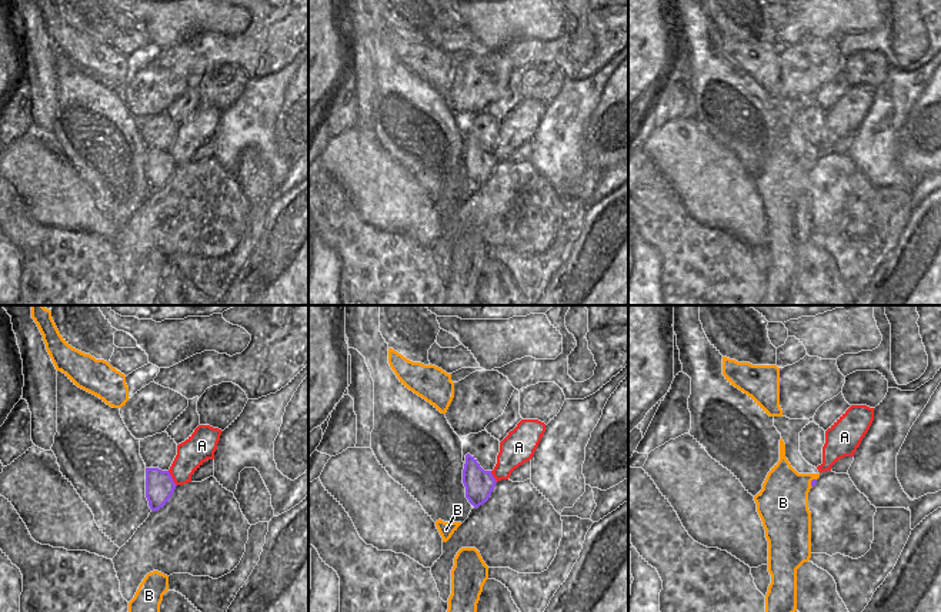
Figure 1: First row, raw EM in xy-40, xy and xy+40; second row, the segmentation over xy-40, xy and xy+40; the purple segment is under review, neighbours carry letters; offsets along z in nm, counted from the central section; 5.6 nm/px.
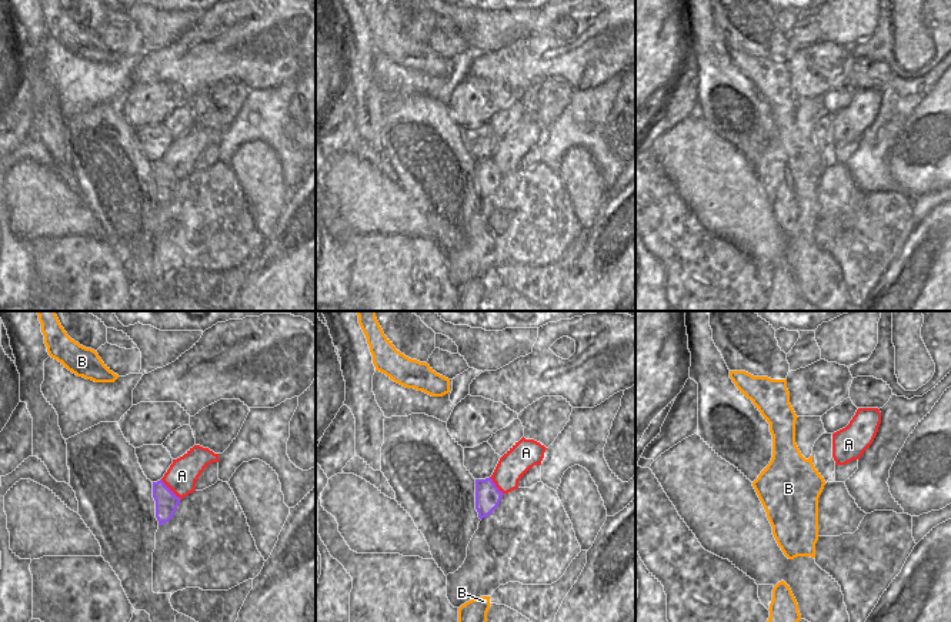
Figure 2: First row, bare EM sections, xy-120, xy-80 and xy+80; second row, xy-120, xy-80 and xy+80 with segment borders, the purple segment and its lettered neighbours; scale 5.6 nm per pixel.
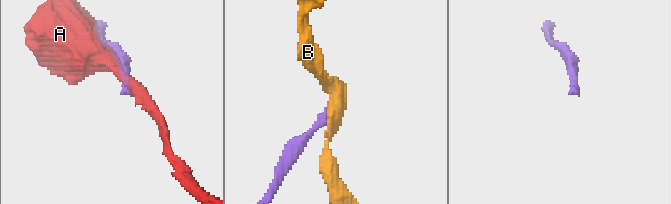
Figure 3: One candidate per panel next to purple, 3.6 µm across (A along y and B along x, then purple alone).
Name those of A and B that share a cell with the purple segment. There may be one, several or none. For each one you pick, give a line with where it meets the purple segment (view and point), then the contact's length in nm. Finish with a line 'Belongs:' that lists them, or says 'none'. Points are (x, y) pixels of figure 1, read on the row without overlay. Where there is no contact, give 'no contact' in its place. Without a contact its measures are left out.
Belongs: none

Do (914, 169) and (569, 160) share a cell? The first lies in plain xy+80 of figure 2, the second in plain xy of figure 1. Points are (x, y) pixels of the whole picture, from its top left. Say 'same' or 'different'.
different

